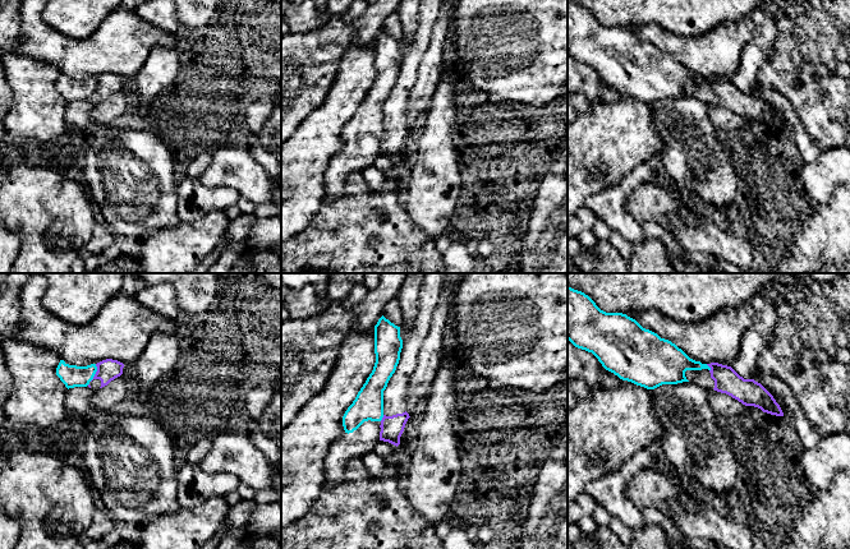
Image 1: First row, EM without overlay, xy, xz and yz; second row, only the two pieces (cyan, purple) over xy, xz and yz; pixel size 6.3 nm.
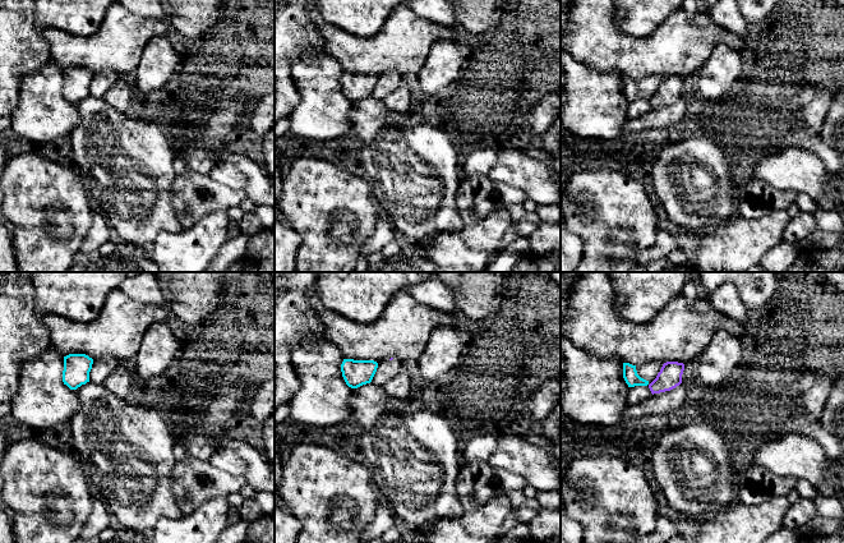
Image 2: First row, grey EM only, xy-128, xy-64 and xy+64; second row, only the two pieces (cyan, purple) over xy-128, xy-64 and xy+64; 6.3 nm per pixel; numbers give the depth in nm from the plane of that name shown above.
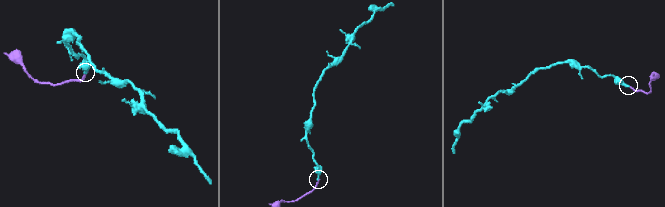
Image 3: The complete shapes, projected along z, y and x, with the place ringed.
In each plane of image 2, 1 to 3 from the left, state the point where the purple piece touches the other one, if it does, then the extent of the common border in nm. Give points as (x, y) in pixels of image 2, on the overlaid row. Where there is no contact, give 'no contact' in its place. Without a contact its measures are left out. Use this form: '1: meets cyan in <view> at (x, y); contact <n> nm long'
1: no contact
2: no contact
3: no contact

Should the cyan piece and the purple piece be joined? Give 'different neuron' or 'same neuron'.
different neuron

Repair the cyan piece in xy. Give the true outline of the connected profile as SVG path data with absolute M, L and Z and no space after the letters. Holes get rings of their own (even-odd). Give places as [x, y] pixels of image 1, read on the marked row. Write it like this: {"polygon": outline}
{"polygon": "M60 360L56 368L56 375L65 384L65 387L87 387L89 382L93 379L97 372L96 364L91 364L87 366L77 366L69 365L64 360Z"}

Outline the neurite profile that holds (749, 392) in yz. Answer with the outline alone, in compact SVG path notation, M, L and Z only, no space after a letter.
M718 363L707 365L711 368L709 370L686 370L686 379L707 389L726 393L745 406L754 406L763 412L784 416L780 405L761 383L754 379L744 379L727 365Z

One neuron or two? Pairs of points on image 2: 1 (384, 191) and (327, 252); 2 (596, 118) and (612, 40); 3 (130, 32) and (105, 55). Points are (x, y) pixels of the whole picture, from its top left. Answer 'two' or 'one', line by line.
1: two
2: two
3: one

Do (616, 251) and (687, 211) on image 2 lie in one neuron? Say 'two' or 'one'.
two

